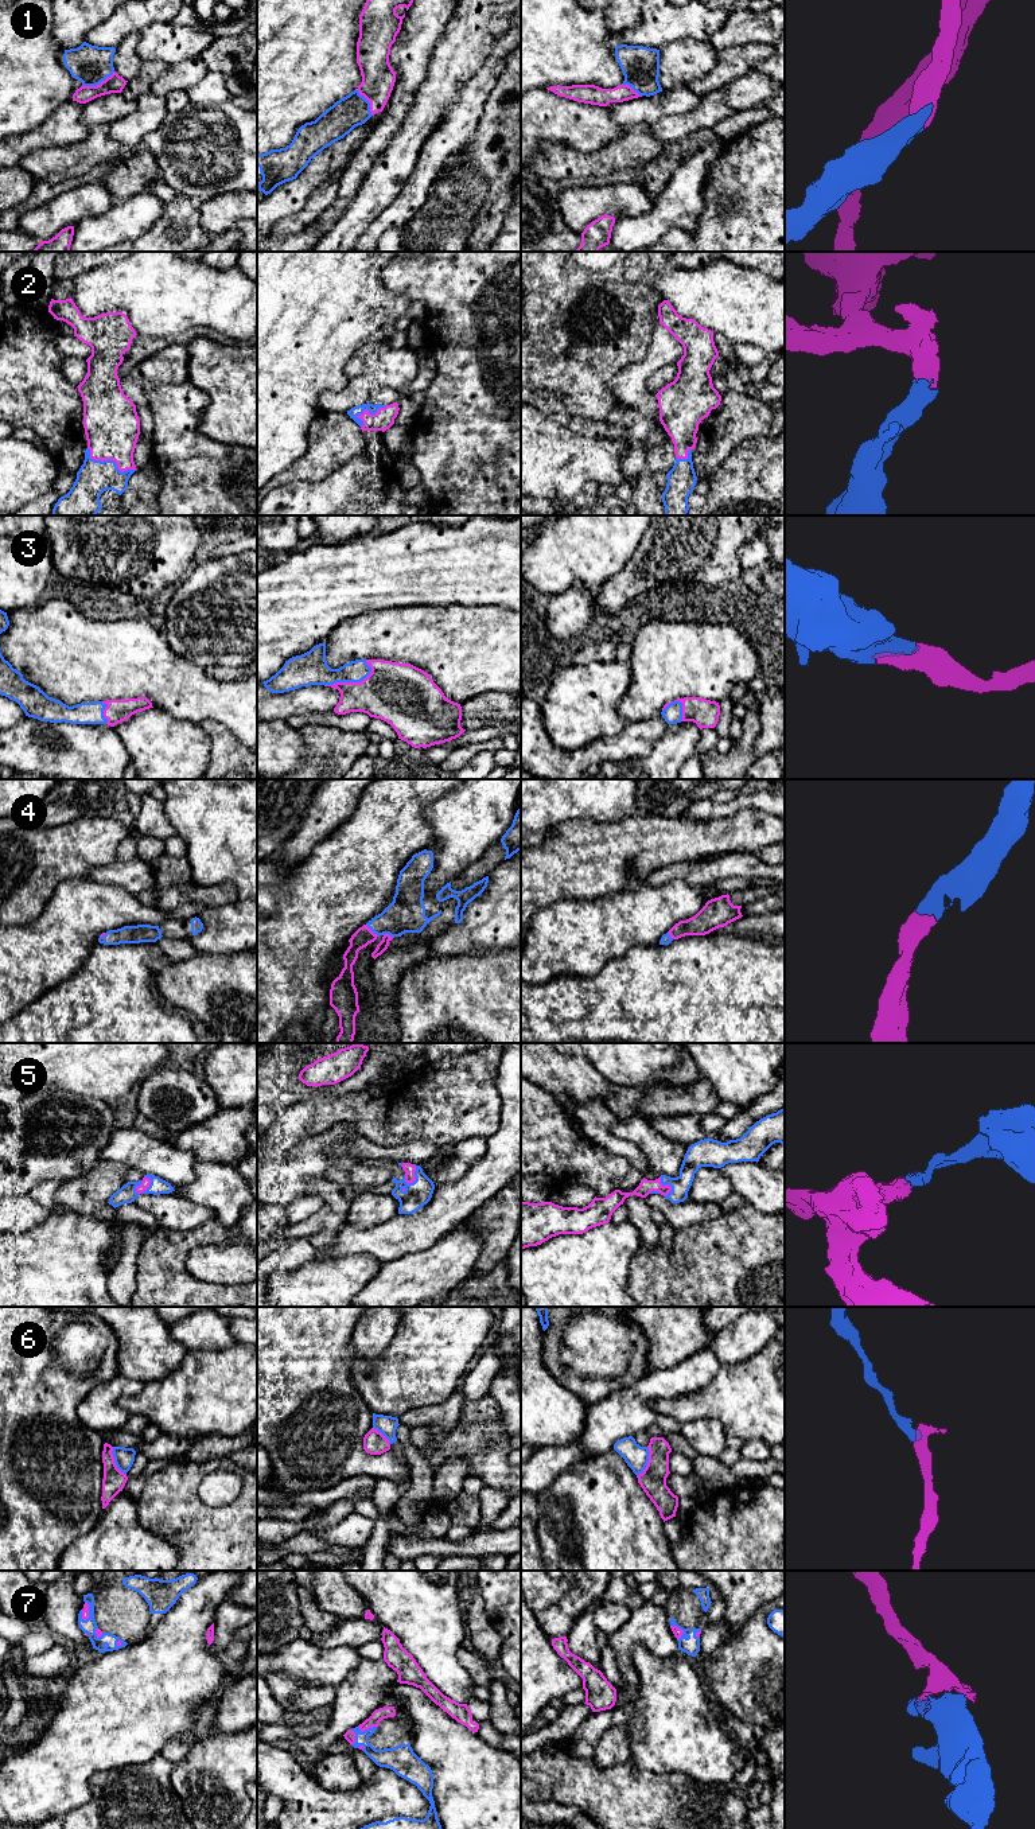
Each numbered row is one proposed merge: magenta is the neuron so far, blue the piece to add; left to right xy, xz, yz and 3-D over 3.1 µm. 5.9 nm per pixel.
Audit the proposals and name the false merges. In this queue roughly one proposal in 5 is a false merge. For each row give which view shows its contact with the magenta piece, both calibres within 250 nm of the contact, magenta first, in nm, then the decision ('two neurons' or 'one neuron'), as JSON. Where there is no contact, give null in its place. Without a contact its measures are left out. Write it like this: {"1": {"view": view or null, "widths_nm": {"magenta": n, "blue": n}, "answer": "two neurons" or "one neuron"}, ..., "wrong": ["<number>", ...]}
{"1": {"view": "xy", "widths_nm": {"magenta": 110, "blue": 240}, "answer": "one neuron"}, "2": {"view": "xy", "widths_nm": {"magenta": 340, "blue": 200}, "answer": "one neuron"}, "3": {"view": "xz", "widths_nm": {"magenta": 320, "blue": 200}, "answer": "one neuron"}, "4": {"view": "xz", "widths_nm": {"magenta": 110, "blue": 220}, "answer": "one neuron"}, "5": {"view": "xy", "widths_nm": {"magenta": 50, "blue": 100}, "answer": "one neuron"}, "6": {"view": "yz", "widths_nm": {"magenta": 160, "blue": 140}, "answer": "two neurons"}, "7": {"view": "xz", "widths_nm": {"magenta": 70, "blue": 130}, "answer": "one neuron"}, "wrong": ["6"]}

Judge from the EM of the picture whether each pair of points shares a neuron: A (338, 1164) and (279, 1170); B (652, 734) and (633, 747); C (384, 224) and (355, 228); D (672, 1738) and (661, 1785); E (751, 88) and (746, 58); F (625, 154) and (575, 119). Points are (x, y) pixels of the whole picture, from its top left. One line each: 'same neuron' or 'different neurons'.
A: same neuron
B: same neuron
C: different neurons
D: different neurons
E: different neurons
F: different neurons

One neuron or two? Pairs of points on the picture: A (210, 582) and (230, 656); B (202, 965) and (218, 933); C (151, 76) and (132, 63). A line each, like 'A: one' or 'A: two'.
A: one
B: two
C: two

